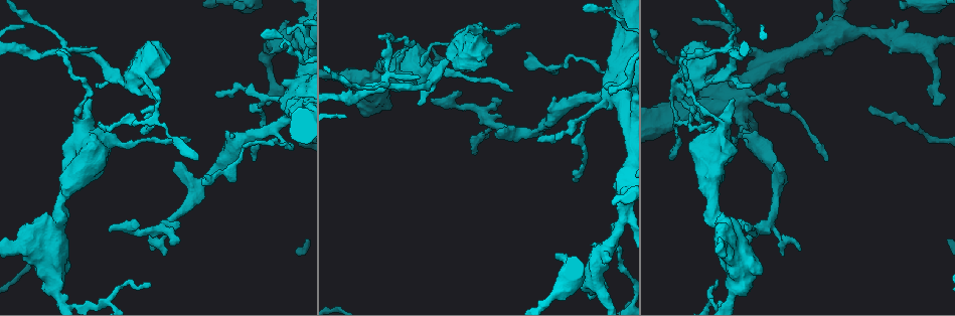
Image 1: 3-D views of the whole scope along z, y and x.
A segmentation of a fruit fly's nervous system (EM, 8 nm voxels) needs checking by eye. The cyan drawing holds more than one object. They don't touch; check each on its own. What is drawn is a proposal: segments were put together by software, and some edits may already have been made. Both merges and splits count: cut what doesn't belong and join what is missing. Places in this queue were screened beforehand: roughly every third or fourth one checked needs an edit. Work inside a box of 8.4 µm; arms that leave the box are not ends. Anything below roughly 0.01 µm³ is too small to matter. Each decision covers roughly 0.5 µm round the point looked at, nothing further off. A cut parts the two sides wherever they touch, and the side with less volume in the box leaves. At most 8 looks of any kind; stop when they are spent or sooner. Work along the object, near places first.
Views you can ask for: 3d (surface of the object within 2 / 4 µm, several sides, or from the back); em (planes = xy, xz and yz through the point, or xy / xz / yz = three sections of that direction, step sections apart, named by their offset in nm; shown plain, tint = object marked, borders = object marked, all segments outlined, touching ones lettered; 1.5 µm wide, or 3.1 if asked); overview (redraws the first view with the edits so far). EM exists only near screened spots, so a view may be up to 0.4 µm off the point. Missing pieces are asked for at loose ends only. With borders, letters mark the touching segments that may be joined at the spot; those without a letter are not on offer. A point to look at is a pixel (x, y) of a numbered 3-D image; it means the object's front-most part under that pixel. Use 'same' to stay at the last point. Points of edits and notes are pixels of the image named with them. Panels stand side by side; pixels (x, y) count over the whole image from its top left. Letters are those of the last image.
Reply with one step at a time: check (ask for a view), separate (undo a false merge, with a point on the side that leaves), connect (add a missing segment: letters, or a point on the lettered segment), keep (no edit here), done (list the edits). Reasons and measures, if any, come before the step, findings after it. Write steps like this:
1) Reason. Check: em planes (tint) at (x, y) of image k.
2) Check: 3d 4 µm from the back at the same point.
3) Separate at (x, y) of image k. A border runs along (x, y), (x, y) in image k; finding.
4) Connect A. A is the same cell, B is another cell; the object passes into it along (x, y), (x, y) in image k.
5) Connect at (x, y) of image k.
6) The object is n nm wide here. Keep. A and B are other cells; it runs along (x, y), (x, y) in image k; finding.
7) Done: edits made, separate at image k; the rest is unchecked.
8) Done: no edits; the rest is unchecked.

Thin end. Check: em planes (borders) at (870, 105) of image 1.

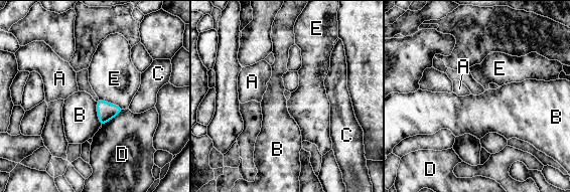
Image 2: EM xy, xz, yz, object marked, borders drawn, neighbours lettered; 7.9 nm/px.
The longest contact is with D, 220 nm. Keep. A, B, C, D and E are other cells; a border runs along (99, 99), (116, 104), (123, 109) in image 2; none of them fits.

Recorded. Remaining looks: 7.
Thin neck. Check: em xy step 8 (borders) at (170, 224) of image 1.

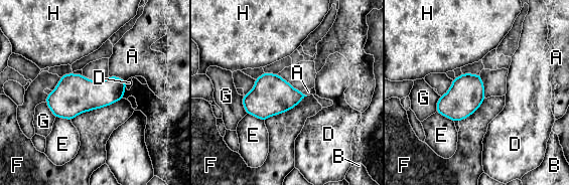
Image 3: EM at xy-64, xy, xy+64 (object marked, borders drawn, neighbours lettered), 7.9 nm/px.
The object is 240 nm wide here. Keep. A, B, D, E, F, G and H are other cells; a border runs along (122, 98), (70, 120) in image 3; one neuron here.

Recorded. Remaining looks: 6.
Thin neck. Check: 3d 4 µm at (488, 31) of image 1.

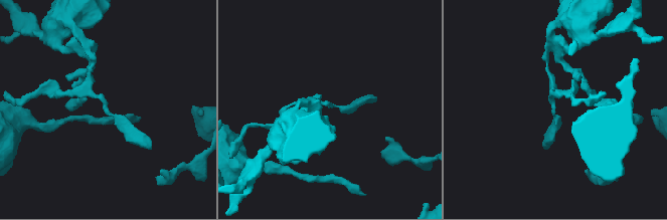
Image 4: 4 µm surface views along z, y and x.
3 arms meet here; now the EM. Check: em planes (tint) at (553, 105) of image 4.

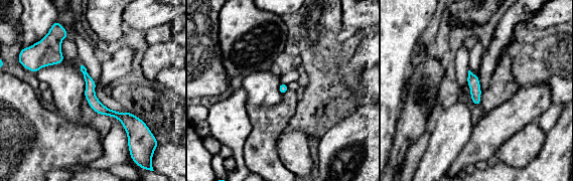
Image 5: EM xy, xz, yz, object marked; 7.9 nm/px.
Check: em planes (borders) at the same point.

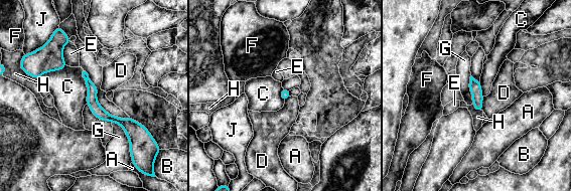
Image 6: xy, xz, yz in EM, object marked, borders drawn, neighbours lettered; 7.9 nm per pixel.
Keep. A, B, C, D, E, F, G, H and J are other cells; a border runs along (483, 97), (482, 111) in image 6; continuous, no second neuron.

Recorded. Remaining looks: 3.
Done: no edits; the rest is unchecked.

